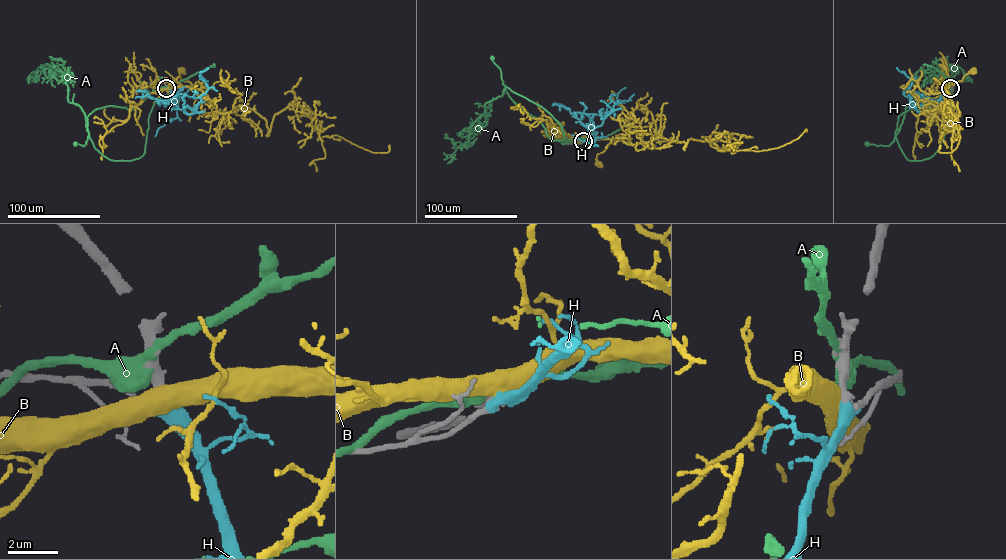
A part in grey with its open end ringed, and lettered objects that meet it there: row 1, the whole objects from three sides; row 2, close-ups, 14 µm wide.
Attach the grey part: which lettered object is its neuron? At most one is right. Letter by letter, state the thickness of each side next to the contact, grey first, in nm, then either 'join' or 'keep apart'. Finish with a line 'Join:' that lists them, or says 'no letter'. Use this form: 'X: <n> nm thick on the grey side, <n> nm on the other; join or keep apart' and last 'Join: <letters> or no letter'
A: 440 nm thick on the grey side, 420 nm on the other; keep apart
B: 380 nm thick on the grey side, 600 nm on the other; keep apart
H: 360 nm thick on the grey side, 550 nm on the other; join
Join: H

